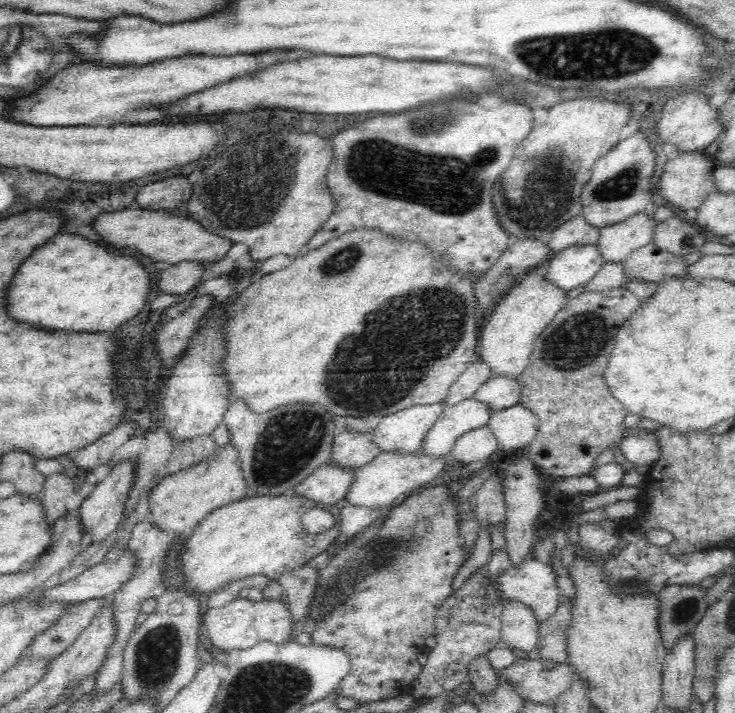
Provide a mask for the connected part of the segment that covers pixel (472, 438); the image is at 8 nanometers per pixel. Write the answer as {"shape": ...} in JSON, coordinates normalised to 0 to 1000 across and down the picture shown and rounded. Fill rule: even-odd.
{"shape":[[[663,595],[633,606],[623,613],[614,628],[618,644],[629,652],[665,645],[678,634],[678,616]]]}

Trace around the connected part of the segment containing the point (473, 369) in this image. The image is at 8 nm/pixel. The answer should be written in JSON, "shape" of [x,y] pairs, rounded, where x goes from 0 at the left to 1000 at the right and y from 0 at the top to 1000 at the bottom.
{"shape":[[[656,502],[641,508],[634,519],[614,539],[604,569],[616,568],[644,557],[653,541],[671,526],[667,515],[656,506]]]}

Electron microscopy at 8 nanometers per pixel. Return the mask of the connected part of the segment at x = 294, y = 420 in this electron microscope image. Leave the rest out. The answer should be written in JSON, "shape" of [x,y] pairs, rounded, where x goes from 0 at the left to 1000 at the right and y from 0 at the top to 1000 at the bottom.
{"shape":[[[318,560],[310,569],[301,590],[313,609],[313,621],[324,630],[325,652],[329,656],[332,675],[348,696],[378,696],[395,691],[404,679],[411,677],[444,649],[448,649],[452,626],[460,604],[457,582],[438,572],[435,567],[403,565],[371,572],[361,579],[346,579],[329,560]]]}

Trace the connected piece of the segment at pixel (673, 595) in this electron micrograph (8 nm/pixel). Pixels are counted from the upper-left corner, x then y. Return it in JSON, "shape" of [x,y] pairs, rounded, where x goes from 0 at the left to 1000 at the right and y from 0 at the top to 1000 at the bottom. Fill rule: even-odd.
{"shape":[[[914,820],[894,832],[898,853],[895,884],[905,912],[924,892],[941,886],[952,872],[963,854],[961,829],[954,820]]]}

